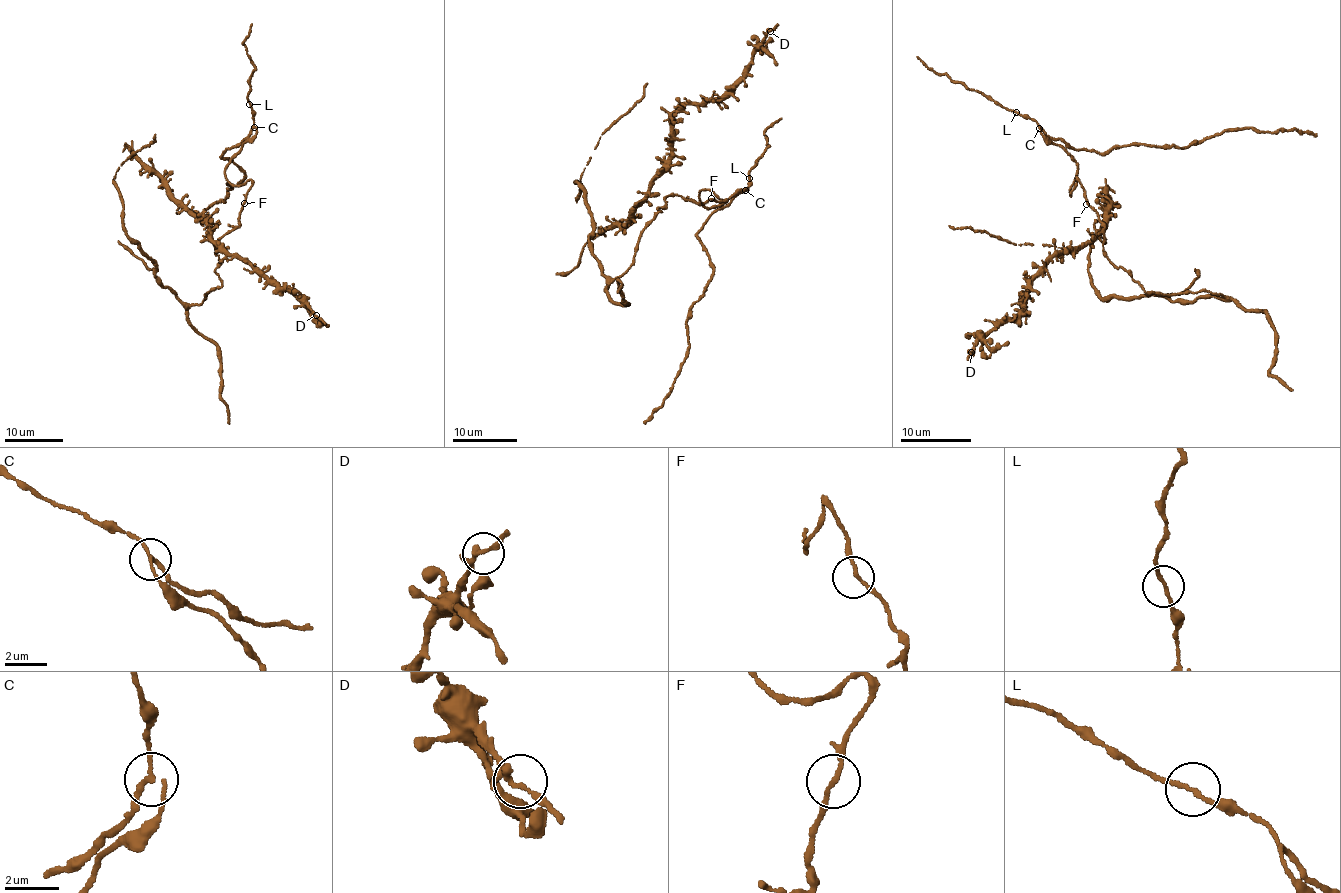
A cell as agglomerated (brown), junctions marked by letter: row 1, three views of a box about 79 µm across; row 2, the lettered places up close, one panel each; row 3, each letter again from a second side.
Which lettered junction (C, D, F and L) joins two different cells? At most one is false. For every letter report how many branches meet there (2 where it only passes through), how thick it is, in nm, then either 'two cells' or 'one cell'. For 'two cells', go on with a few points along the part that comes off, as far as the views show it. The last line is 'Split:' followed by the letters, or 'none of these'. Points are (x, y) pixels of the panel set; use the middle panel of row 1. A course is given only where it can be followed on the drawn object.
C: branches 3; calibre 150 nm; two cells; course (745, 190), (697, 234), (709, 259), (712, 280), (695, 301), (686, 323), (688, 354), (672, 387), (644, 423)
D: branches 3; calibre 160 nm; one cell
F: branches 2; calibre 160 nm; one cell
L: branches 2; calibre 150 nm; one cell
Split: C

